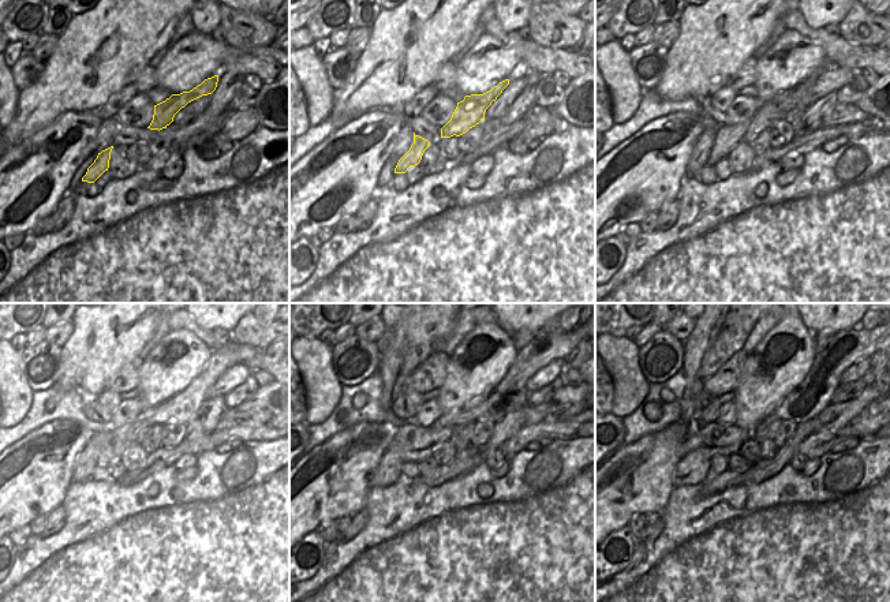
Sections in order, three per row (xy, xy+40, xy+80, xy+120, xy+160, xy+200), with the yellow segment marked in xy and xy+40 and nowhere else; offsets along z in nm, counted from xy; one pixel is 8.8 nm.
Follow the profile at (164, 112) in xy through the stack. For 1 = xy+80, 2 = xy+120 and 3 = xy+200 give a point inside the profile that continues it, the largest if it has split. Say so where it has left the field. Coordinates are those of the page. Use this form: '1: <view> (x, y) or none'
1: xy+80 (785, 105)
2: xy+120 (111, 444)
3: xy+200 (711, 440)

